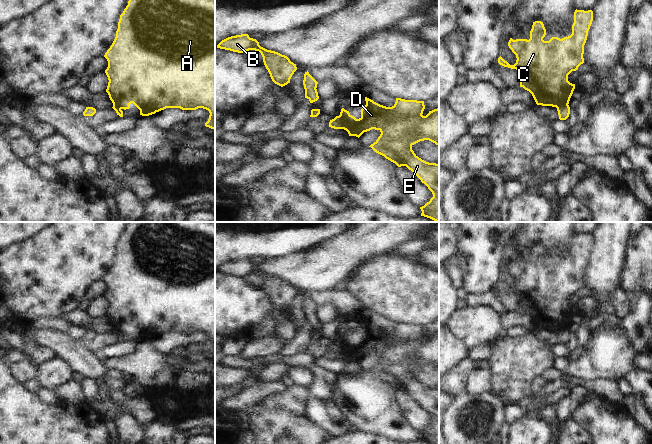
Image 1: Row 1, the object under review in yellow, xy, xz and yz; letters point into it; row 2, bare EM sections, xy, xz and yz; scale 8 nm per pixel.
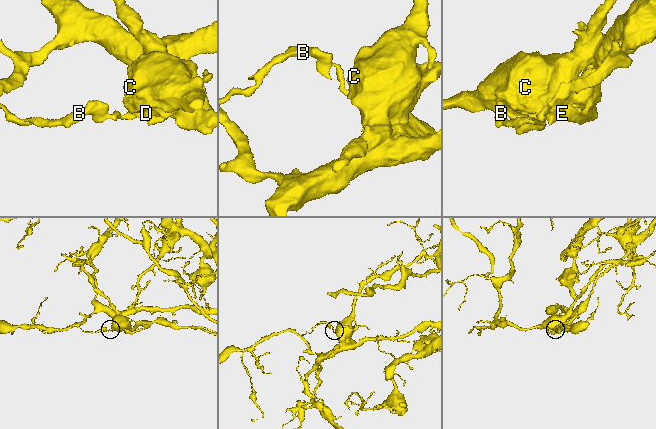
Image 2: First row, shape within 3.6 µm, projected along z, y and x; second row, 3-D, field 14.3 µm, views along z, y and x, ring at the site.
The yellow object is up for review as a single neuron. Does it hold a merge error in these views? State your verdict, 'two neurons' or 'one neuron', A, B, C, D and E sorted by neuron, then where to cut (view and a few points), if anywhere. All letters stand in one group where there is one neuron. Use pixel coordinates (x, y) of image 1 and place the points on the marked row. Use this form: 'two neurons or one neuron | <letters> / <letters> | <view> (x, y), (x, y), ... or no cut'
two neurons | A C D / B E | xz (396, 141), (393, 147), (405, 158), (406, 165)

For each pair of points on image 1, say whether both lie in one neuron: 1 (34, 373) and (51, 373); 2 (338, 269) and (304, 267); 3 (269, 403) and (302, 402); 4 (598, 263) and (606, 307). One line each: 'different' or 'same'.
1: different
2: same
3: same
4: same

